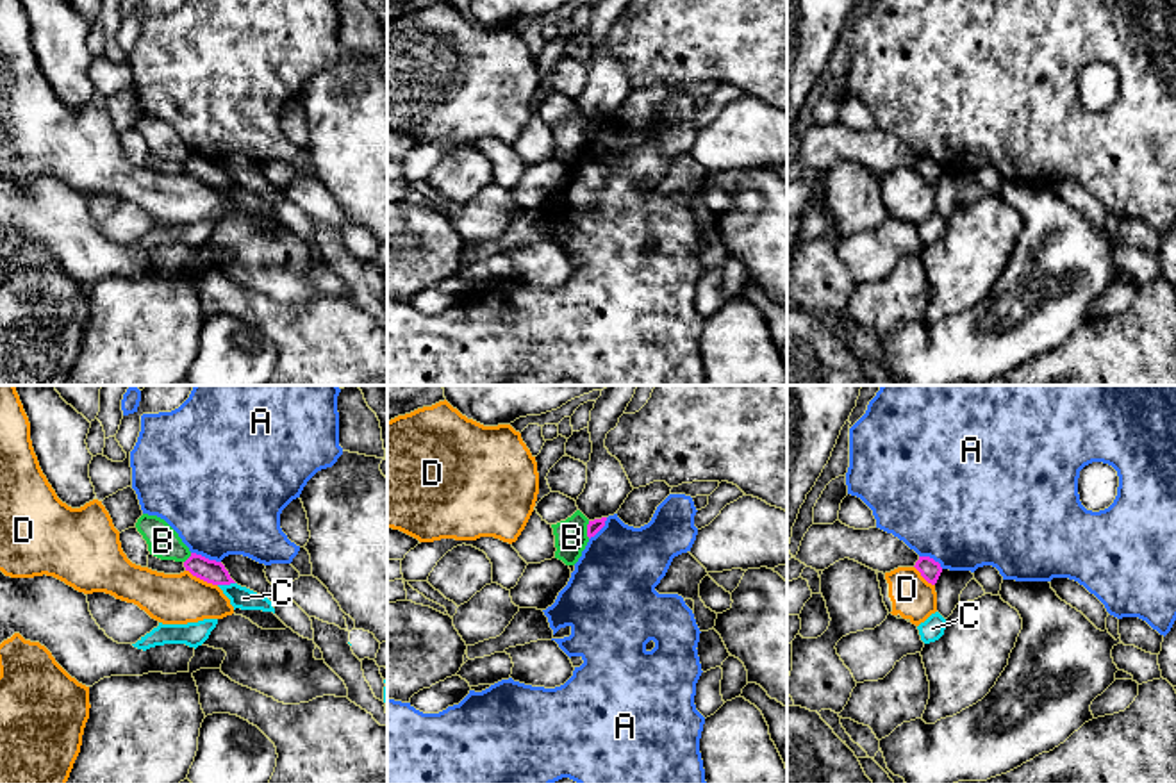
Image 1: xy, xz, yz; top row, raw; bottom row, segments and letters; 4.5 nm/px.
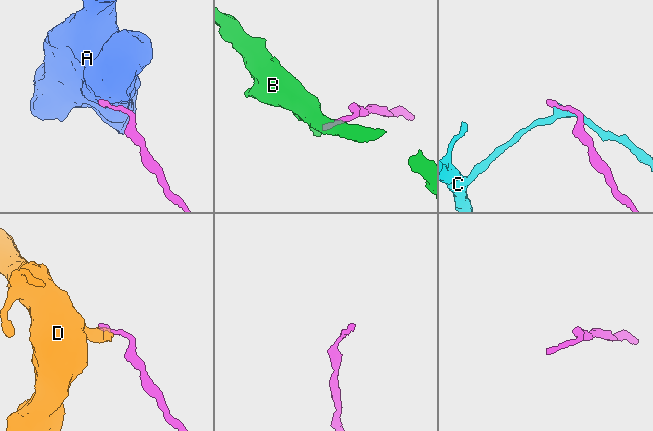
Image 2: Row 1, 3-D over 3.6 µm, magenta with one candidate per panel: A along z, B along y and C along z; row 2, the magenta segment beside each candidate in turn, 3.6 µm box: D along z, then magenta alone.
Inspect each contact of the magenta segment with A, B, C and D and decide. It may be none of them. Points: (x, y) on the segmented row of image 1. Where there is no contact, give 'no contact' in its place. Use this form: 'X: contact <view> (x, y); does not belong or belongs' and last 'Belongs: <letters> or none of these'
A: contact xy (204, 557); does not belong
B: contact xz (588, 530); does not belong
C: contact xy (225, 584); does not belong
D: contact xy (202, 578); does not belong
Belongs: none of these

